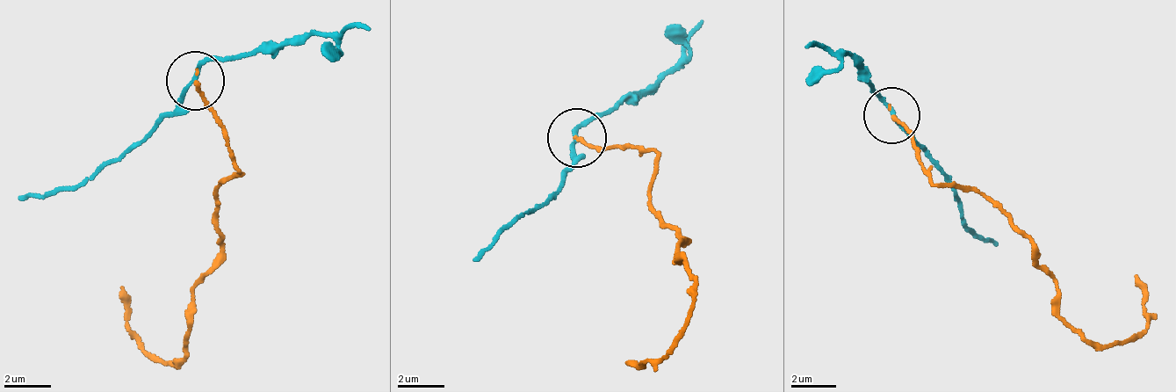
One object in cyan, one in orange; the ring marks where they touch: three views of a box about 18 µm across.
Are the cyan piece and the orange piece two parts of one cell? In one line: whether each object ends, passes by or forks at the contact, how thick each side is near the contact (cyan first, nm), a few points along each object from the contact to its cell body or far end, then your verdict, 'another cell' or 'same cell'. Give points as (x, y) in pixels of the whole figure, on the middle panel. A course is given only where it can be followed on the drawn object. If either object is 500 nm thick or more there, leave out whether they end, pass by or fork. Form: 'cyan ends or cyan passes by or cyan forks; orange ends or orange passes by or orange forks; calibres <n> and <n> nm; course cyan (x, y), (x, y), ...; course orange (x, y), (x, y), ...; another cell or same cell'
cyan passes by; orange ends; calibres 140 and 180 nm; course cyan (578, 140), (542, 206), (515, 221), (472, 257); course orange (578, 140), (654, 153), (648, 204), (694, 285), (662, 359), (623, 364); another cell

